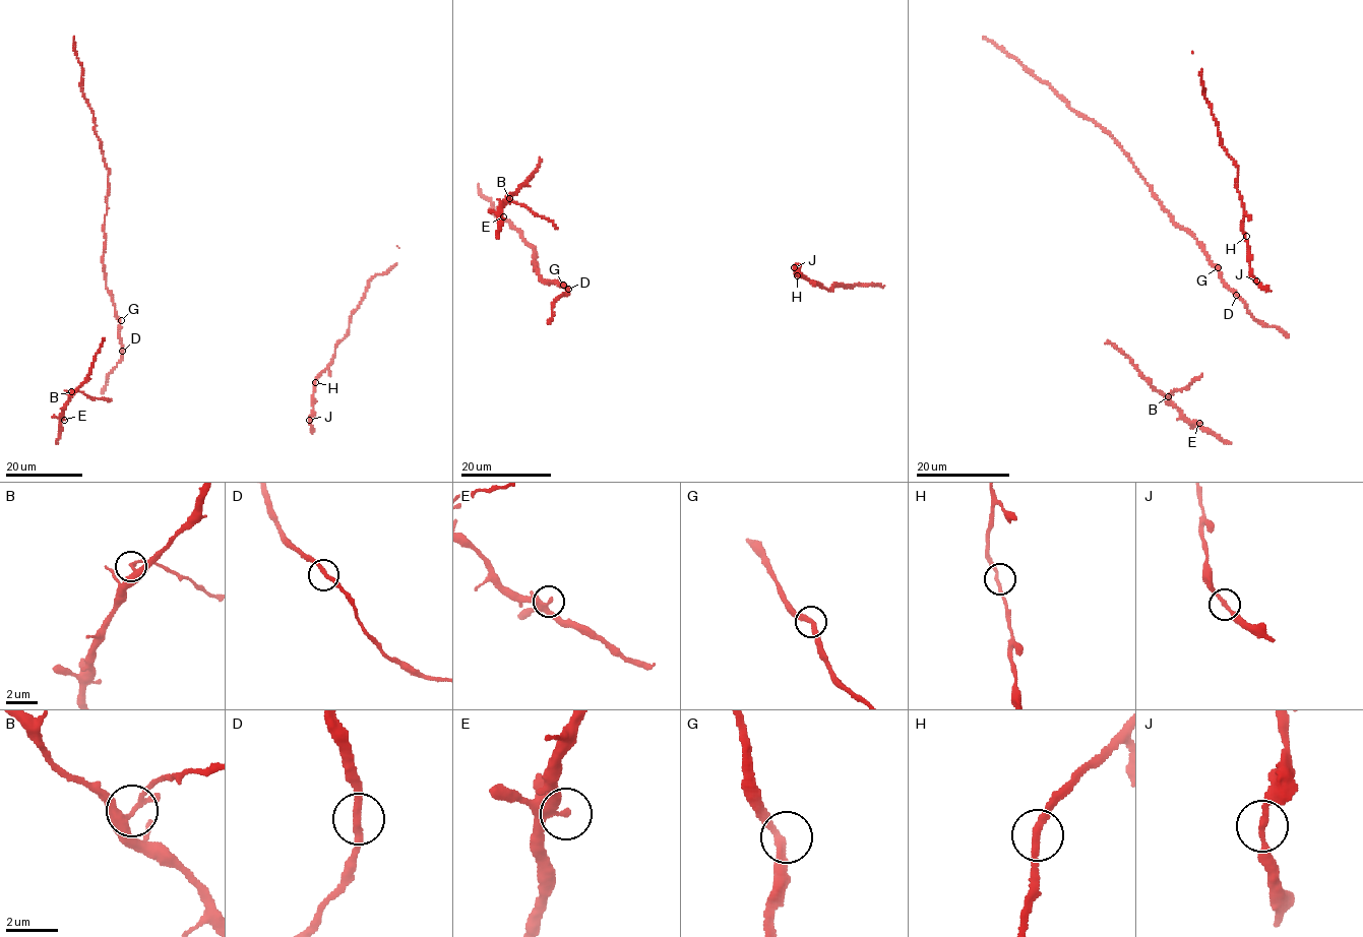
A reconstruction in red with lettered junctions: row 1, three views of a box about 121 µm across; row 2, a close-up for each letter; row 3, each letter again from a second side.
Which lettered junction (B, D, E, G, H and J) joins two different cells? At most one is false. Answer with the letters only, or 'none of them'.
B

